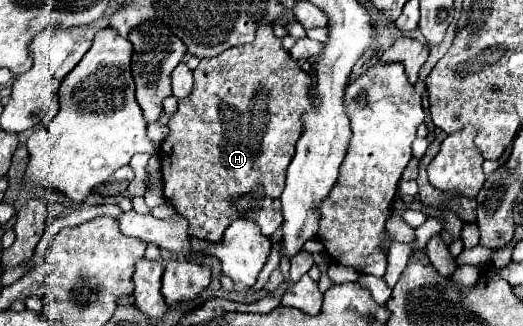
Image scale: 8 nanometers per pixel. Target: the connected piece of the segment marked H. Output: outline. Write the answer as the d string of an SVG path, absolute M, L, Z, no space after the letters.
M262 25L256 31L256 39L252 43L240 45L240 47L232 47L224 53L220 53L218 57L212 59L202 59L198 69L194 71L194 91L190 93L190 97L178 101L178 111L172 115L170 119L170 135L164 141L164 145L160 147L160 163L162 163L162 181L164 181L164 197L166 201L178 211L182 213L188 221L190 221L190 235L208 243L220 243L222 235L226 231L226 227L236 221L236 219L252 219L262 235L270 237L280 225L282 225L282 213L280 213L280 193L284 189L284 175L286 175L286 167L294 157L294 149L296 149L296 141L302 135L302 115L308 113L312 109L312 79L306 71L300 69L300 65L296 65L296 61L290 57L290 53L286 53L282 49L282 41L272 33L272 25Z

